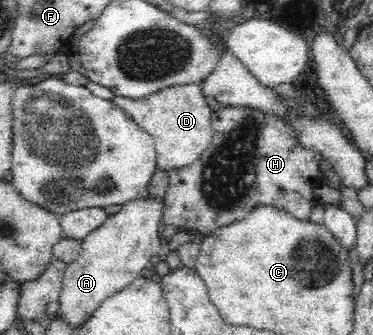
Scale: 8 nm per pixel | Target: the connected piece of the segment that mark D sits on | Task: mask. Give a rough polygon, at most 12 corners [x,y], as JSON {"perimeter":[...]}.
{"perimeter":[[200,84],[111,101],[150,134],[155,165],[191,165],[212,141]]}

